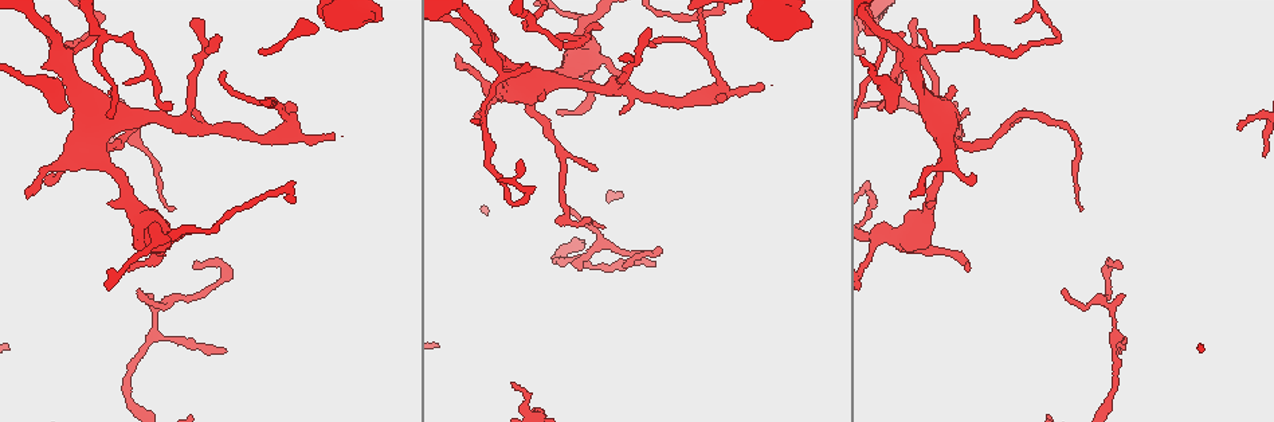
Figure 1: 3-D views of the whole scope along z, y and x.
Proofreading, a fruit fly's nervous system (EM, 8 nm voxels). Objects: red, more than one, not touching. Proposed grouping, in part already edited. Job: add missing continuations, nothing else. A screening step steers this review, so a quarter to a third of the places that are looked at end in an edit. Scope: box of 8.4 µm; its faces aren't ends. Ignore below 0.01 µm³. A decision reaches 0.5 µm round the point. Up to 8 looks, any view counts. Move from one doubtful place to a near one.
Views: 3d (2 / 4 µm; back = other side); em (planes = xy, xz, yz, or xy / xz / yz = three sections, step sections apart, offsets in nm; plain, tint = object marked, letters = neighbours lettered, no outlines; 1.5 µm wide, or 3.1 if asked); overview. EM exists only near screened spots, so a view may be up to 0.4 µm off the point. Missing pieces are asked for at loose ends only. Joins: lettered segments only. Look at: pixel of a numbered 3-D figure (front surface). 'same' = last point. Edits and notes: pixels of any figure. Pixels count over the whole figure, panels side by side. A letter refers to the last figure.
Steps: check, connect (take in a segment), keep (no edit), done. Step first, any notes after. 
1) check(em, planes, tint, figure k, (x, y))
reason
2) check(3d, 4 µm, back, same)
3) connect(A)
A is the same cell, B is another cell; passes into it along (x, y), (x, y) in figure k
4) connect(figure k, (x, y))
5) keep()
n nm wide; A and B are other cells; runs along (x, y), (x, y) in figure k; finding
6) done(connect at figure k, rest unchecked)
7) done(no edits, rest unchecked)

check(em, planes, plain, figure 1, (512, 383))
an open end

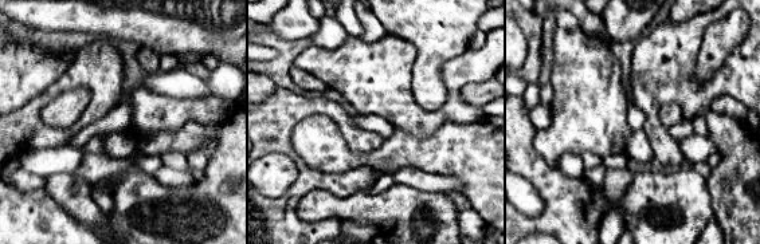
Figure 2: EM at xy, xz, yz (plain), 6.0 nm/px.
check(em, planes, letters, same)

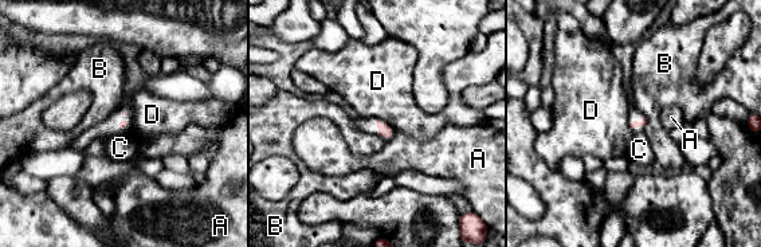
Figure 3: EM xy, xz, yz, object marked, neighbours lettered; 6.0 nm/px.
keep()
A, B, C and D are other cells; border along (628, 124), (631, 129) in figure 3; no lettered segment goes on from it

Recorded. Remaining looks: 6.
check(em, xy, step 4, tint, figure 1, (571, 209))
branch stops here

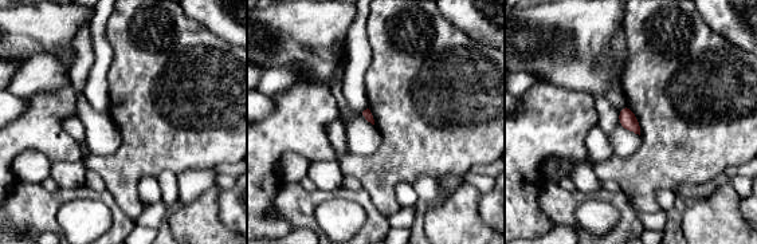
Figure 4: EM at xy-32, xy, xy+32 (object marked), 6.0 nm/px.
check(em, xy, step 4, letters, same)
see the neighbours

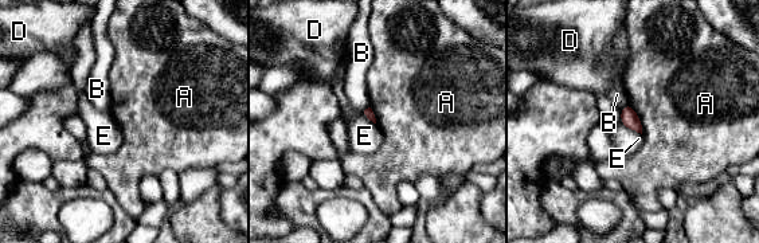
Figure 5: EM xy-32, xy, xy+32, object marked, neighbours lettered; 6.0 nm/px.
keep()
A touches over 200 nm; A, B, D and E are other cells; none of them fits

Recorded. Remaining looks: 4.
check(em, xz, step 4, letters, figure 1, (334, 133))
branch stops here

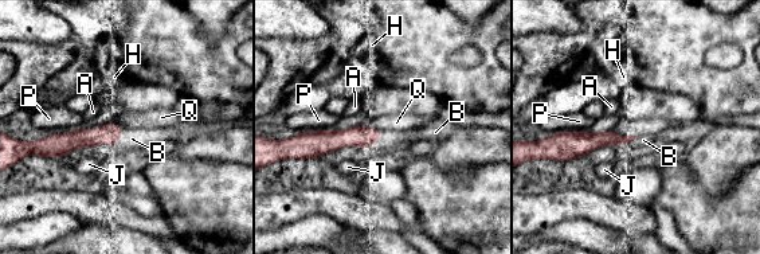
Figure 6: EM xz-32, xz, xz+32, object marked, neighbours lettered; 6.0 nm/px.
check(em, planes, letters, same)

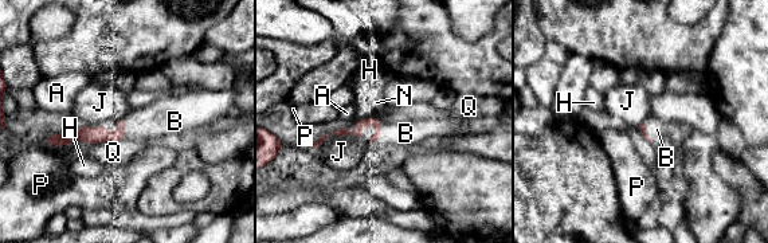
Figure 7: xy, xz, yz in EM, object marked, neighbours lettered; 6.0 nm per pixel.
connect(figure 7, (406, 133))
B is the same cell, A, H, J, N, P and Q are other cells; the cell continues

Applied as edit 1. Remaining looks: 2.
done(connect at figure 7, rest unchecked)

